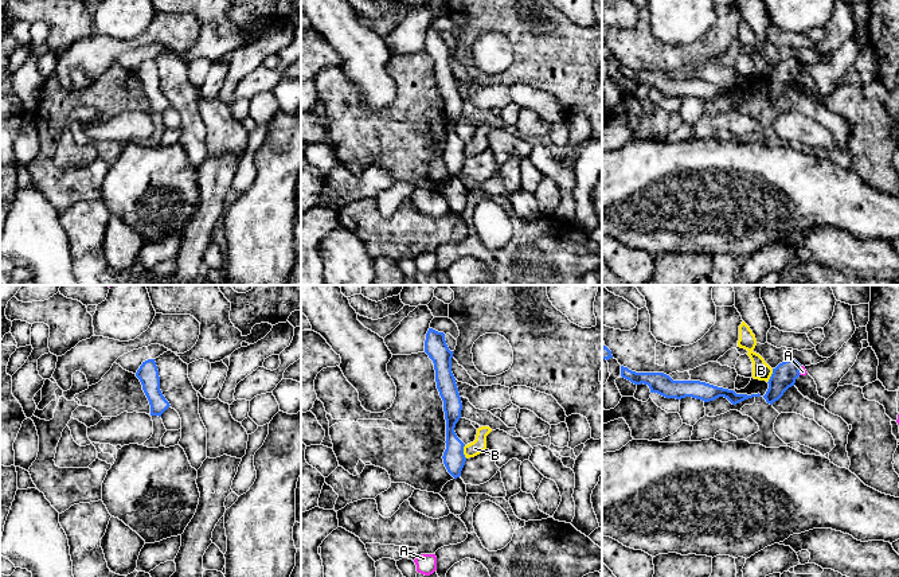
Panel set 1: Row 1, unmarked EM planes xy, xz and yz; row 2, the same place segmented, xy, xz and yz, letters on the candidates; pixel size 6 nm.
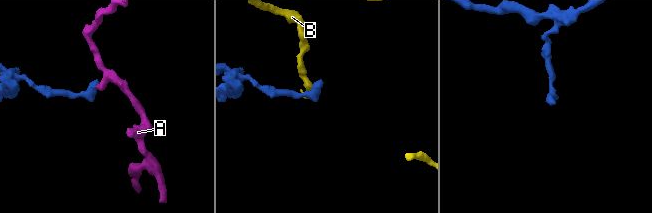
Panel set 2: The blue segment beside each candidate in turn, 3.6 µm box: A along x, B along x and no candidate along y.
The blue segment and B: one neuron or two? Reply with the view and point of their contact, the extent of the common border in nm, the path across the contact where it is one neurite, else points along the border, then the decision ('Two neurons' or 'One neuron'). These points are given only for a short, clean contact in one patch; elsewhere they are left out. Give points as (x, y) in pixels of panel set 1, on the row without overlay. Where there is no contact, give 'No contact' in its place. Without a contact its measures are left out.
Touches blue at yz (772, 74). Shared border 90 nm. Boundary: yz (773, 67), (767, 81). Two neurons

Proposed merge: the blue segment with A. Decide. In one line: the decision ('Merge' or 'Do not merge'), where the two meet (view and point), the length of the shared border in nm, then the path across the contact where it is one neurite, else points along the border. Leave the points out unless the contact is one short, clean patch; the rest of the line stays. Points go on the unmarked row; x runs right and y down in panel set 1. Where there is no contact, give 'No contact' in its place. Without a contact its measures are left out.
Do not merge. Touches blue at yz (798, 69). Shared border 60 nm. Boundary: yz (801, 65), (798, 73)

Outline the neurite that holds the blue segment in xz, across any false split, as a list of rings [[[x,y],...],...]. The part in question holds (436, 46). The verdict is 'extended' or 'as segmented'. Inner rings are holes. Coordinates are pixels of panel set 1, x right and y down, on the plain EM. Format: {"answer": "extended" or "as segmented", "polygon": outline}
{"answer": "as segmented", "polygon": [[[429,27],[425,39],[425,51],[434,62],[435,81],[439,94],[443,100],[446,118],[446,148],[443,151],[443,163],[447,171],[454,176],[461,175],[466,156],[464,153],[465,143],[457,136],[454,126],[461,117],[462,101],[452,71],[453,50],[449,48],[445,32]]]}

